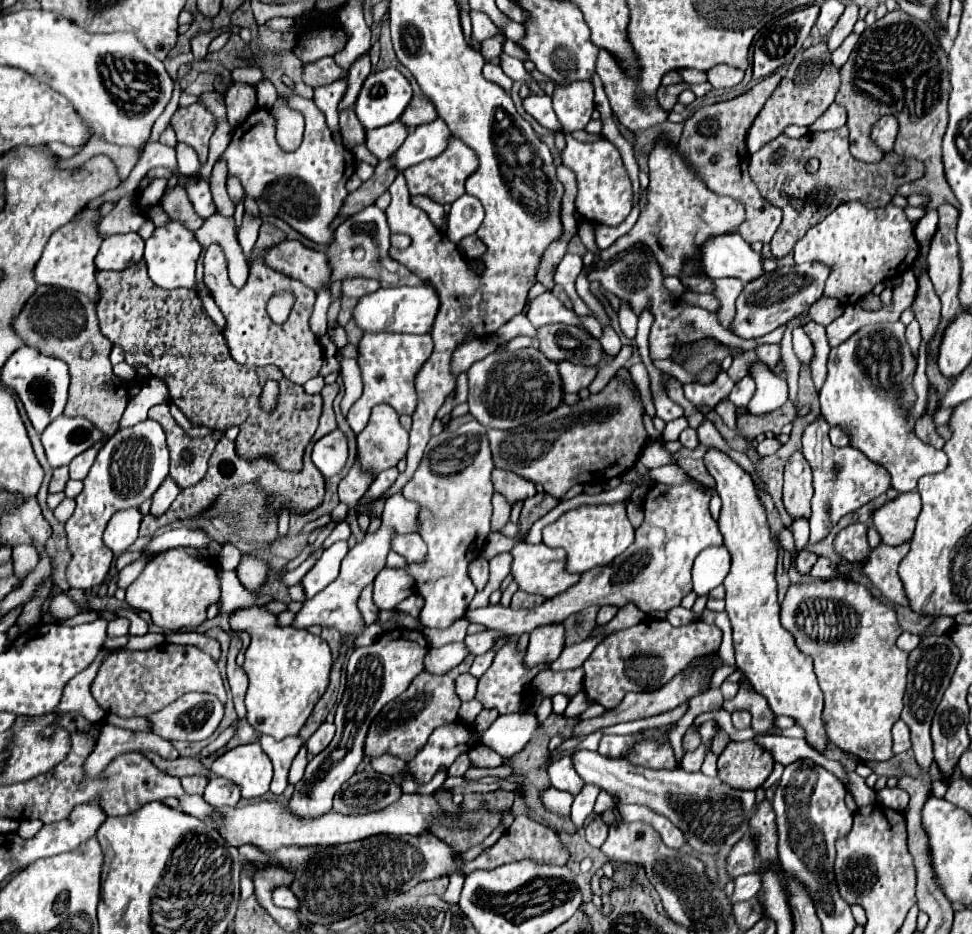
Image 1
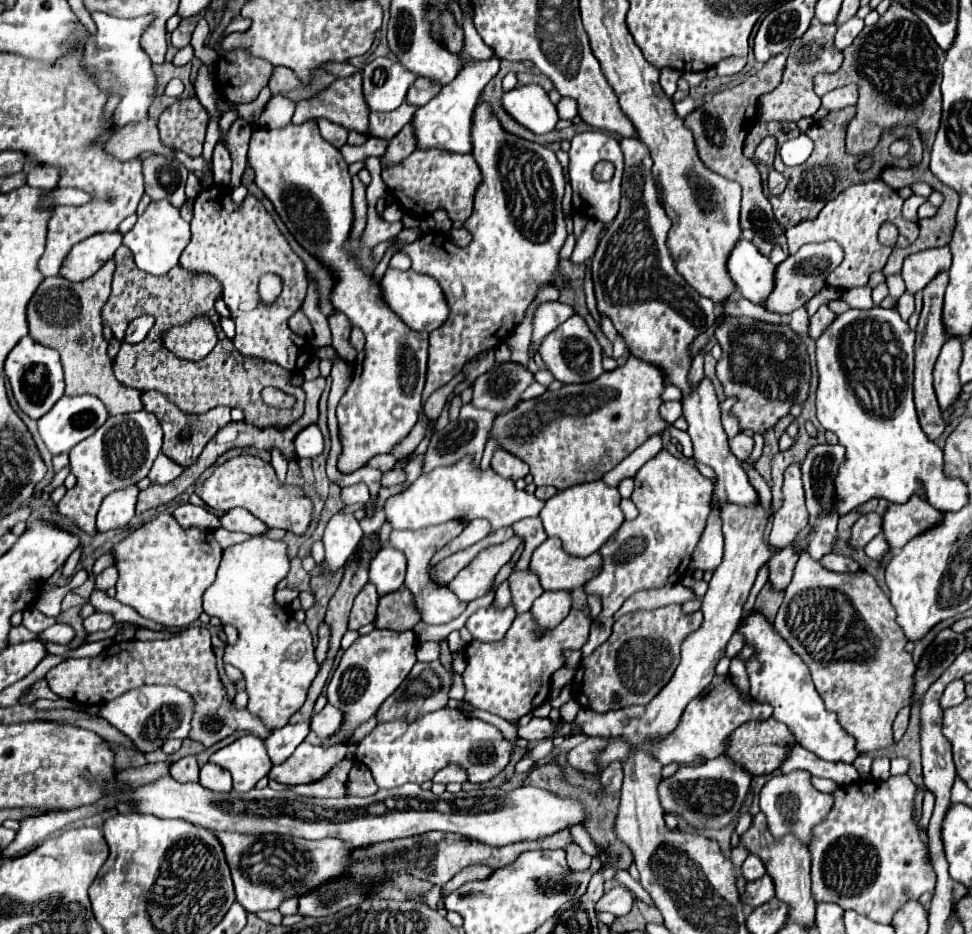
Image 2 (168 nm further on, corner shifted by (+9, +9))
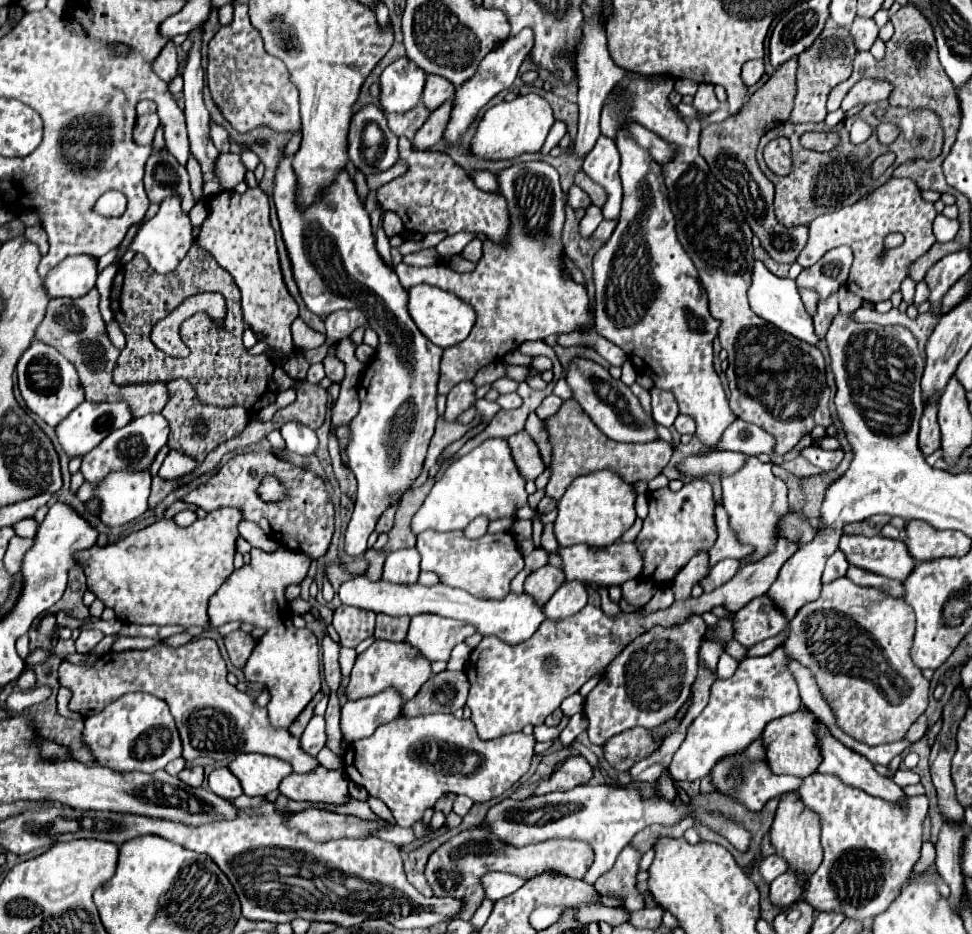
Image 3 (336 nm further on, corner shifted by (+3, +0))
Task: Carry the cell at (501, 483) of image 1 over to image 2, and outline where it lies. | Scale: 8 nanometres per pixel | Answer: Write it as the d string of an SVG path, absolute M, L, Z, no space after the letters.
M498 448L494 452L492 470L496 474L500 474L502 478L508 478L508 480L514 480L514 482L528 474L528 466L522 464L520 458L514 458L512 454L506 454L506 450L502 450L502 448Z

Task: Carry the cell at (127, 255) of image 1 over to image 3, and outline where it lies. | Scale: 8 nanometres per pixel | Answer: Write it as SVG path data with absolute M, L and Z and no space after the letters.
M76 255L64 259L44 277L44 289L50 299L84 297L96 285L96 259L88 259L88 255Z

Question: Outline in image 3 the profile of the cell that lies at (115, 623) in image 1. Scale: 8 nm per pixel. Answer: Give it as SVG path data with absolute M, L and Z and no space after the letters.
M96 629L82 631L80 637L76 639L76 651L78 653L90 653L102 639L104 639L104 633L102 631L96 631Z

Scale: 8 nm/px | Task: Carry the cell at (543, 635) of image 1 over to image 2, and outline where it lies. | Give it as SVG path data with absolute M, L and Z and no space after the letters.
M544 592L530 608L530 614L540 632L558 626L570 612L570 592Z

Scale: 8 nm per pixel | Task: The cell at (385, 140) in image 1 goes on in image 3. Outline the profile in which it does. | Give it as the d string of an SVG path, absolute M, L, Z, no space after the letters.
M420 103L406 113L388 113L386 119L388 119L388 127L394 135L408 137L412 141L416 131L420 129L420 125L424 125L424 121L428 119L428 115L430 115L428 107Z

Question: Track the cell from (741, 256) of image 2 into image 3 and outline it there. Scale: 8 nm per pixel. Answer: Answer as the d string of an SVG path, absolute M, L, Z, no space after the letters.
M756 261L754 265L754 275L752 275L752 287L748 291L748 297L750 297L750 307L752 311L766 319L768 323L776 325L778 329L794 335L796 339L804 341L804 343L810 343L810 345L818 345L818 337L814 333L814 327L812 327L812 317L806 313L804 305L802 305L802 299L798 295L798 289L796 289L796 283L792 279L780 279L776 275L772 275L764 265L762 261Z

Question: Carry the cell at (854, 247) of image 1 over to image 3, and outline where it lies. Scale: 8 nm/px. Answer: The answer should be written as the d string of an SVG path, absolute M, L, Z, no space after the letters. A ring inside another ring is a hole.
M892 177L874 193L860 199L860 203L842 207L834 213L826 213L814 219L810 223L808 247L800 253L800 259L796 263L800 263L804 269L808 268L814 265L826 251L840 245L848 245L854 251L854 265L850 271L848 289L870 303L886 301L894 291L900 291L900 283L904 281L904 277L908 277L910 265L936 243L936 237L932 233L932 223L936 215L938 213L934 209L934 203L922 199L916 181ZM892 231L902 233L906 241L902 243L902 247L884 253L882 251L884 237Z

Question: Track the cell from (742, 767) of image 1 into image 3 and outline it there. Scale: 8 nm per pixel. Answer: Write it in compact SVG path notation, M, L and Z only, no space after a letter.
M800 707L796 713L778 717L772 723L766 725L762 739L764 739L764 745L766 745L766 761L768 761L768 765L774 773L808 777L818 769L820 759L822 759L822 751L820 751L820 745L818 745L814 725L816 725L816 715L812 715L804 707Z

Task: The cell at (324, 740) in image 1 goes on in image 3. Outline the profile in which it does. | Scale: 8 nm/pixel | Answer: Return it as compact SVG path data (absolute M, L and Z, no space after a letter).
M392 687L366 699L346 701L342 705L340 729L348 743L354 743L356 739L370 737L380 725L386 725L392 719L400 717L402 707L402 695Z

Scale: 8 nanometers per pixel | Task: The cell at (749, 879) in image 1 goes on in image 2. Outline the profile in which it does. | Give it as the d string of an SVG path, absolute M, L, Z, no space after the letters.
M748 856L742 864L742 878L746 882L752 882L752 880L758 880L766 874L764 866L762 866L762 860L758 860L758 856Z

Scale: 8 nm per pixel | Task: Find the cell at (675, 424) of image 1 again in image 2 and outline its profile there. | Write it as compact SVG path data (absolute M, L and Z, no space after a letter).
M705 352L698 354L691 363L688 379L693 387L698 386L704 378L704 354Z

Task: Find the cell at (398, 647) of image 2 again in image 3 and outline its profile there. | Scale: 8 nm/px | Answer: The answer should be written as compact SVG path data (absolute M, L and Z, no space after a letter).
M376 639L364 653L356 657L346 695L348 699L362 699L368 695L376 695L376 691L382 691L384 687L396 687L404 695L404 701L408 701L430 679L430 675L430 663L412 663L412 659L408 659L408 647L404 647L402 643Z

